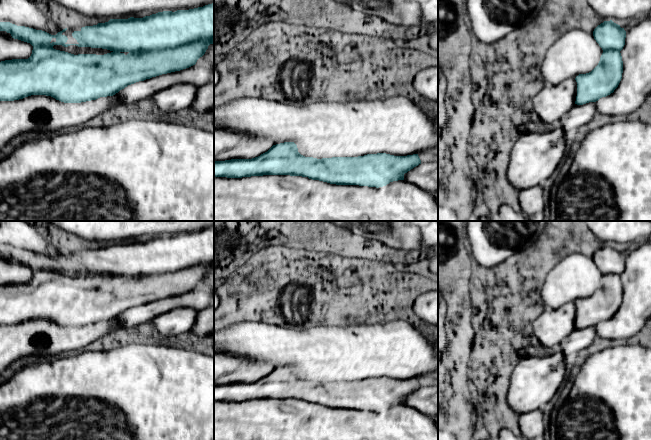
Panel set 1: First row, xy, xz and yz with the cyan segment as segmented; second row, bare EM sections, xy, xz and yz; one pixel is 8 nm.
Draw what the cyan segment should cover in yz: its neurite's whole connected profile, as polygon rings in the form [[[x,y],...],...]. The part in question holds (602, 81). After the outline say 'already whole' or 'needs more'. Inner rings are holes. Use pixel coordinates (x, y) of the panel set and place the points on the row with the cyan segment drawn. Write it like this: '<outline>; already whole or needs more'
[[[612,20],[604,21],[594,29],[593,36],[603,53],[591,72],[576,76],[577,105],[596,102],[610,95],[622,79],[623,61],[620,51],[625,45],[624,28]]]; already whole

